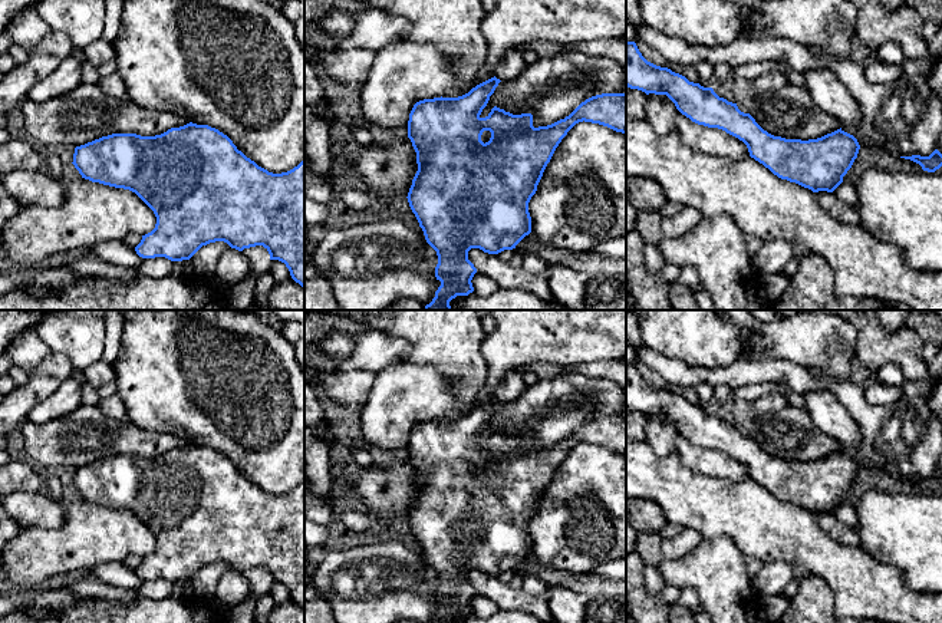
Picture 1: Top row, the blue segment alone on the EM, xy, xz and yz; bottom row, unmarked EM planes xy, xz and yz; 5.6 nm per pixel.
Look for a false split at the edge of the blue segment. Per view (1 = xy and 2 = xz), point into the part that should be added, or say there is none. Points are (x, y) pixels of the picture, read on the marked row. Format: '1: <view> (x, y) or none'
1: none
2: none

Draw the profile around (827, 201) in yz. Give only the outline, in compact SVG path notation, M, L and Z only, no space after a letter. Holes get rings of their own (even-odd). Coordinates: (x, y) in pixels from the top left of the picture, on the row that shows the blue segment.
M814 192L817 204L827 211L833 218L846 224L860 224L860 215L854 207L841 202L833 192Z

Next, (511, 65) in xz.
M510 52L498 62L494 76L500 80L513 80L523 73L527 67L527 62L521 52Z

